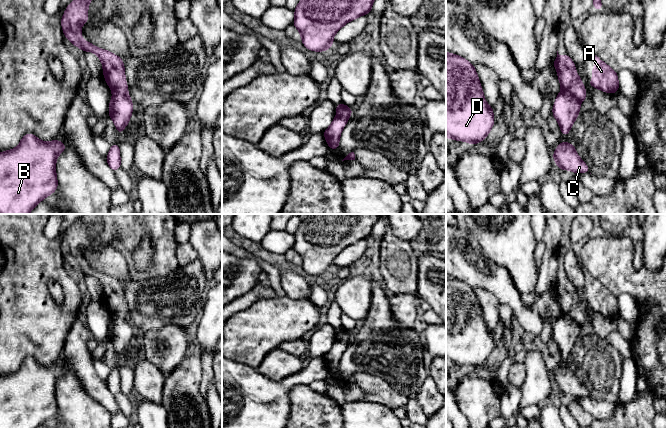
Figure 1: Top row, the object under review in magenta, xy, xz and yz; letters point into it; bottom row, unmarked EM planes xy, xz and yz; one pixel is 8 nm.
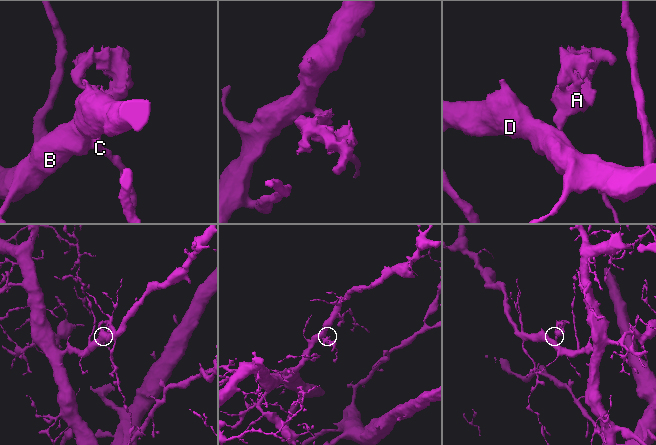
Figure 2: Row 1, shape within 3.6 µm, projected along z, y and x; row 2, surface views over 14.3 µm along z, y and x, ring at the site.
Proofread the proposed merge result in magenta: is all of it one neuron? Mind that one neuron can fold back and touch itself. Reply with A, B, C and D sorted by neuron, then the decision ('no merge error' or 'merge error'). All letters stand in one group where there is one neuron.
groups A / B C D; merge error

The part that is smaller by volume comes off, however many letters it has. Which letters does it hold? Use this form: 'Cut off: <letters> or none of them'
Cut off: A

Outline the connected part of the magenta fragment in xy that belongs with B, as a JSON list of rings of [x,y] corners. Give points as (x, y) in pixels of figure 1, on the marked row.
[[[27,133],[16,148],[0,151],[0,214],[29,214],[38,203],[54,193],[58,187],[56,158],[66,148],[58,139],[44,142],[33,133]]]

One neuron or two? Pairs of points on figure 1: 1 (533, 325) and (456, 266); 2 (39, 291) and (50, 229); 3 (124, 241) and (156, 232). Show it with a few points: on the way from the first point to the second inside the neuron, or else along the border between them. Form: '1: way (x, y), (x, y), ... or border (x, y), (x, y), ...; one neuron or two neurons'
1: way (517, 305), (490, 278), (476, 271); one neuron
2: border (43, 227), (48, 238), (55, 238), (61, 230); two neurons
3: way (132, 233), (135, 230), (148, 230); one neuron

